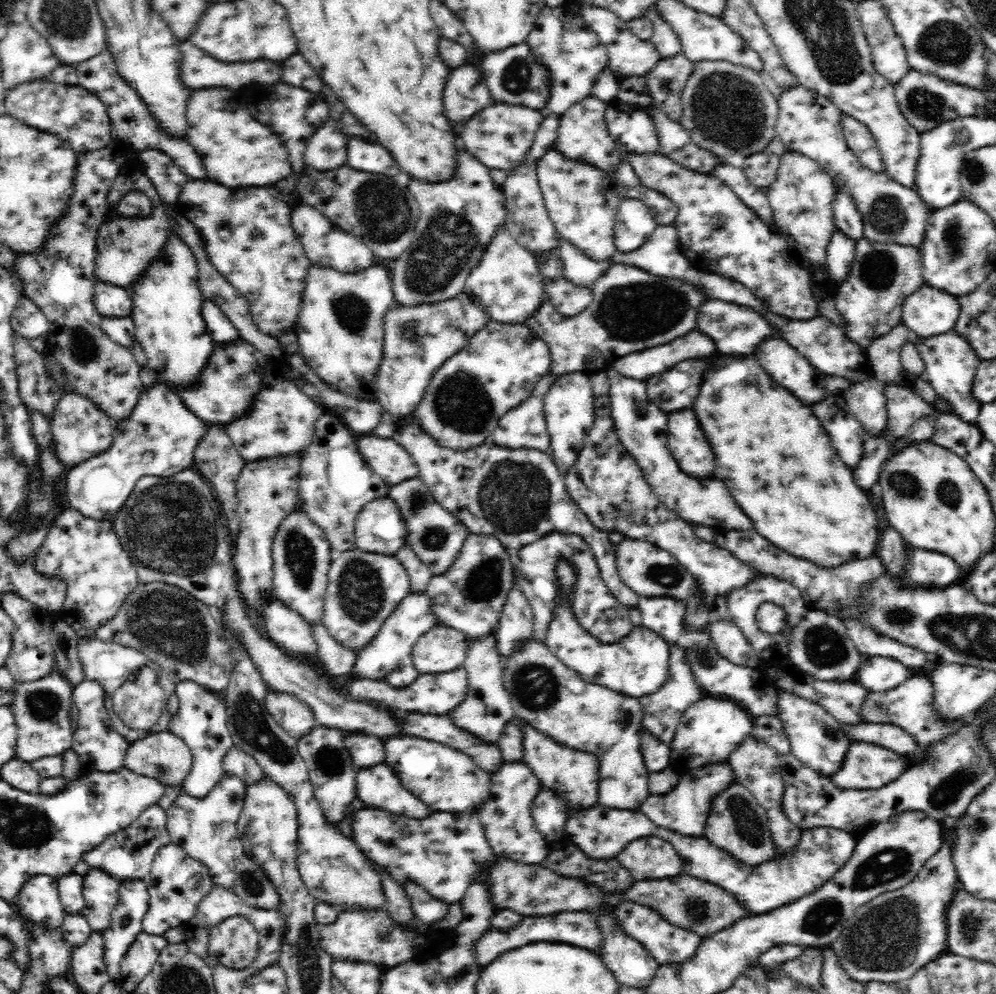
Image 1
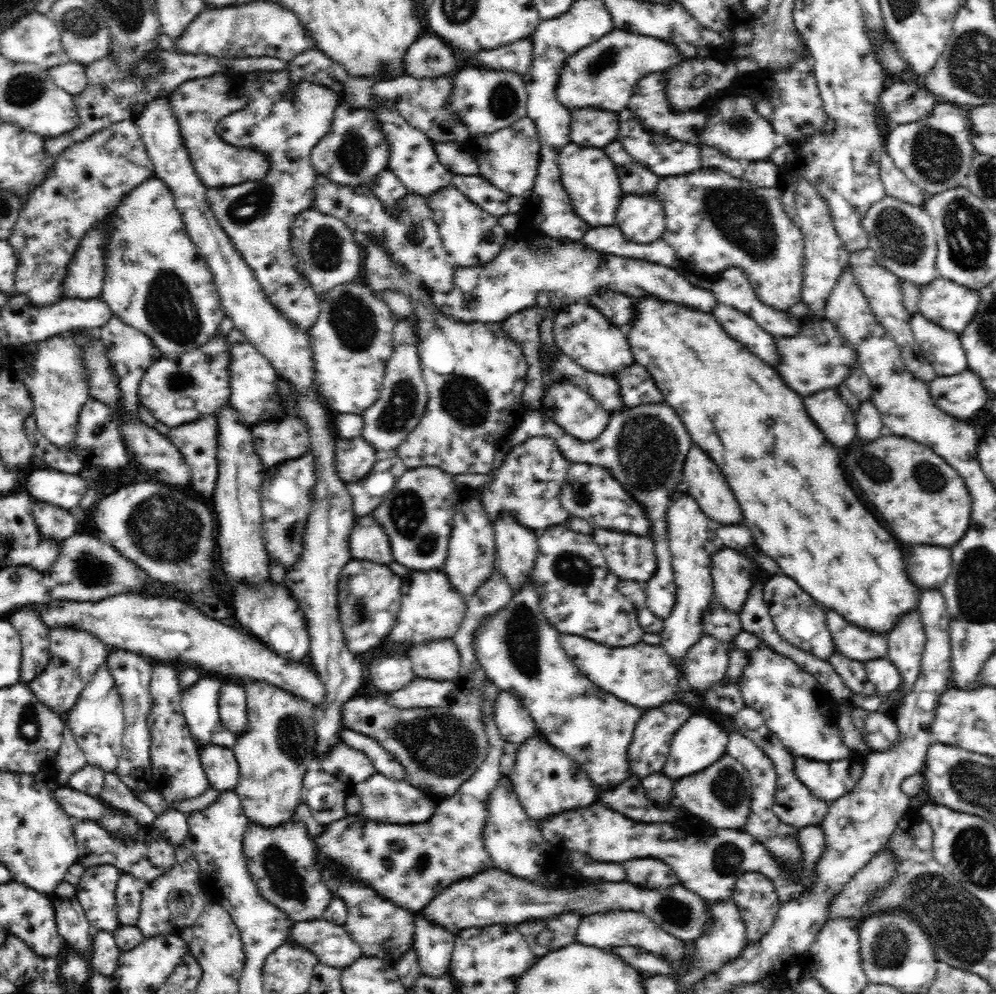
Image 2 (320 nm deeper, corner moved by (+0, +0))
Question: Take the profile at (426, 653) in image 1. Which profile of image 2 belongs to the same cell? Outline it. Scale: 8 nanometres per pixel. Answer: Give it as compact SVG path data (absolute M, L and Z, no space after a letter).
M452 639L412 646L408 656L414 664L416 676L434 681L457 681L461 670L461 657Z

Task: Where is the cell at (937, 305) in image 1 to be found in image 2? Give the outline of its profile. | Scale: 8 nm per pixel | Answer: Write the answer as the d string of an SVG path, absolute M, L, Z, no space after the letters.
M936 278L920 289L918 311L946 330L961 333L978 312L979 291L957 282Z

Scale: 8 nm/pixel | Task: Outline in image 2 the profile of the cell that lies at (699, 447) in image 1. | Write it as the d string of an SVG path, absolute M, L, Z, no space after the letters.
M692 446L688 451L683 466L683 477L689 484L688 493L695 498L704 514L707 514L716 524L722 526L744 524L742 510L740 510L726 478L720 474L720 470L710 460L710 456L706 452L702 452L698 446Z

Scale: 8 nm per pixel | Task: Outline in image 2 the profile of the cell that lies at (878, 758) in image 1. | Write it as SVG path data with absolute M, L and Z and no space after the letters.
M850 753L845 759L832 762L794 757L797 778L812 795L830 804L851 792L863 776L859 755Z

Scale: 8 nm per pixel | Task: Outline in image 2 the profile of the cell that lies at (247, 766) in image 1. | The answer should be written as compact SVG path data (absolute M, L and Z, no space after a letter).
M196 742L196 750L210 787L220 792L235 791L240 771L232 748Z

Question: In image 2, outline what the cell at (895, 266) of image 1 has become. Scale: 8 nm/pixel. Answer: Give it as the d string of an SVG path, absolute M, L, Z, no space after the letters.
M827 319L801 325L794 336L774 337L774 343L778 351L778 367L774 366L774 369L799 395L814 395L820 390L834 389L848 378L854 366L859 366L856 351Z

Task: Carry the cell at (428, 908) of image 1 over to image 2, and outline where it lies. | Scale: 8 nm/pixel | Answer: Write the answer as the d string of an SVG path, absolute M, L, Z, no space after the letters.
M420 915L415 917L414 953L422 975L443 977L448 973L454 948L454 933L431 924Z

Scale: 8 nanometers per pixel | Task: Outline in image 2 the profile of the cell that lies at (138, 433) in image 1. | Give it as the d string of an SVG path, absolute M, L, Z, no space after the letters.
M49 468L30 470L24 481L26 493L33 496L34 501L50 503L63 509L77 506L88 488L88 483L80 475Z

